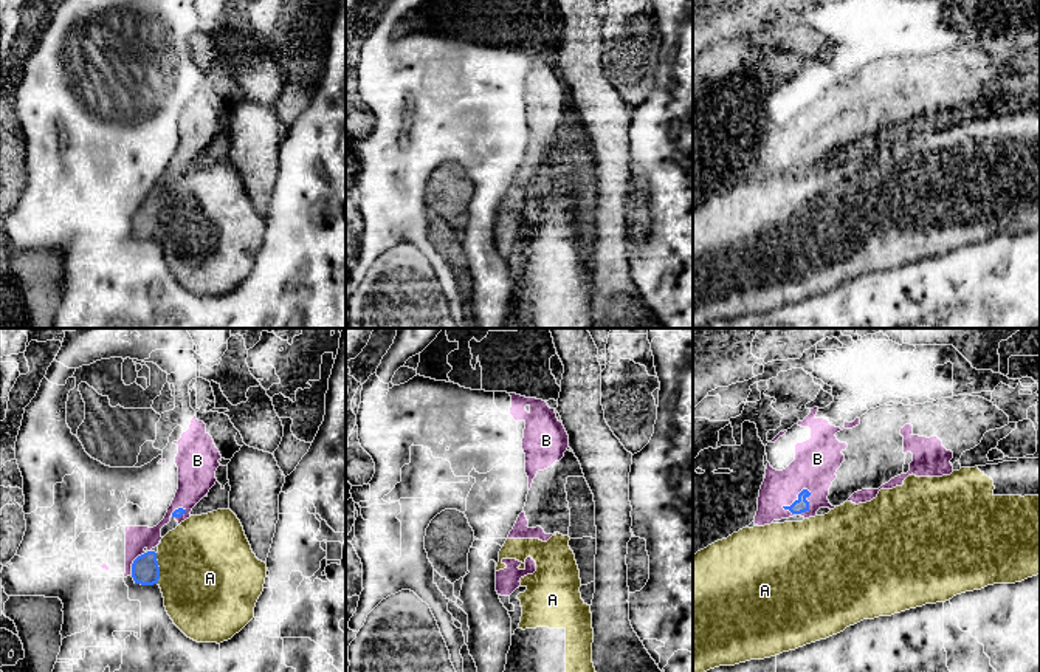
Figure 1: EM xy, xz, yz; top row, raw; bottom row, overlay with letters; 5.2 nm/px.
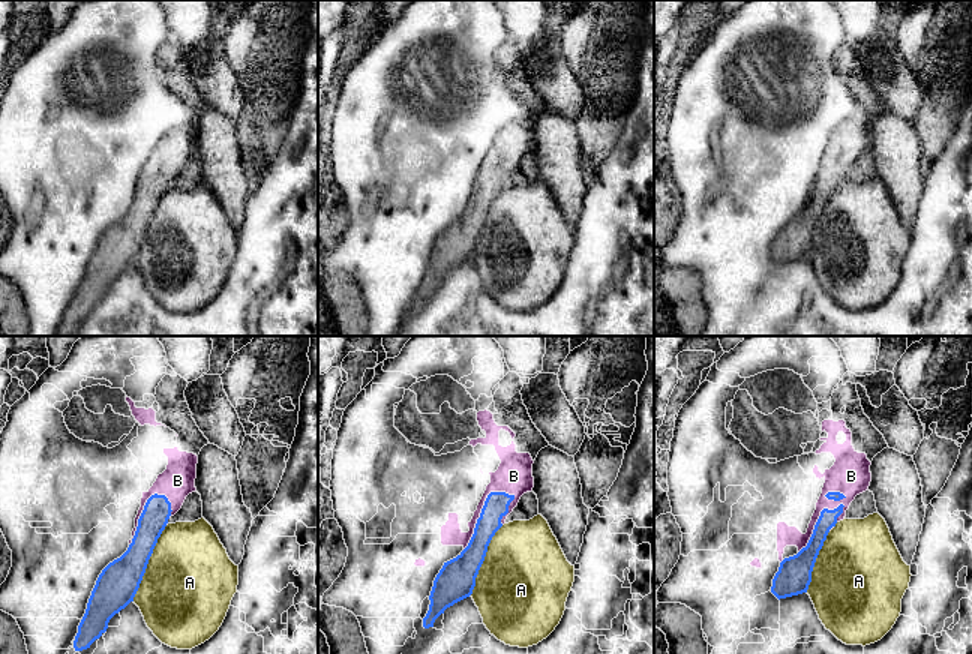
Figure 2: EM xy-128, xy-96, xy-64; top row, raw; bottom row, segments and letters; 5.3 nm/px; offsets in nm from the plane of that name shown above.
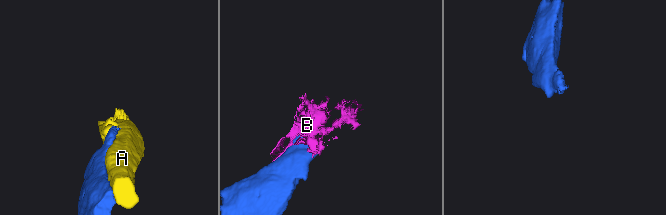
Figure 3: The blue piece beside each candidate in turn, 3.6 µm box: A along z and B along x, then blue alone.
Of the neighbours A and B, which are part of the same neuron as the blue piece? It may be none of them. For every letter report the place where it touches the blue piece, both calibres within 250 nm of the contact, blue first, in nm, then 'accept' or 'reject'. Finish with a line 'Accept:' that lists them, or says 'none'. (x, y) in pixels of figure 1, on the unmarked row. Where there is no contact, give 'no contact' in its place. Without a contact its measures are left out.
A: contact xy (158, 222); calibres 140 and 500 nm; reject
B: contact yz (798, 150); calibres 80 and 220 nm; accept
Accept: B

